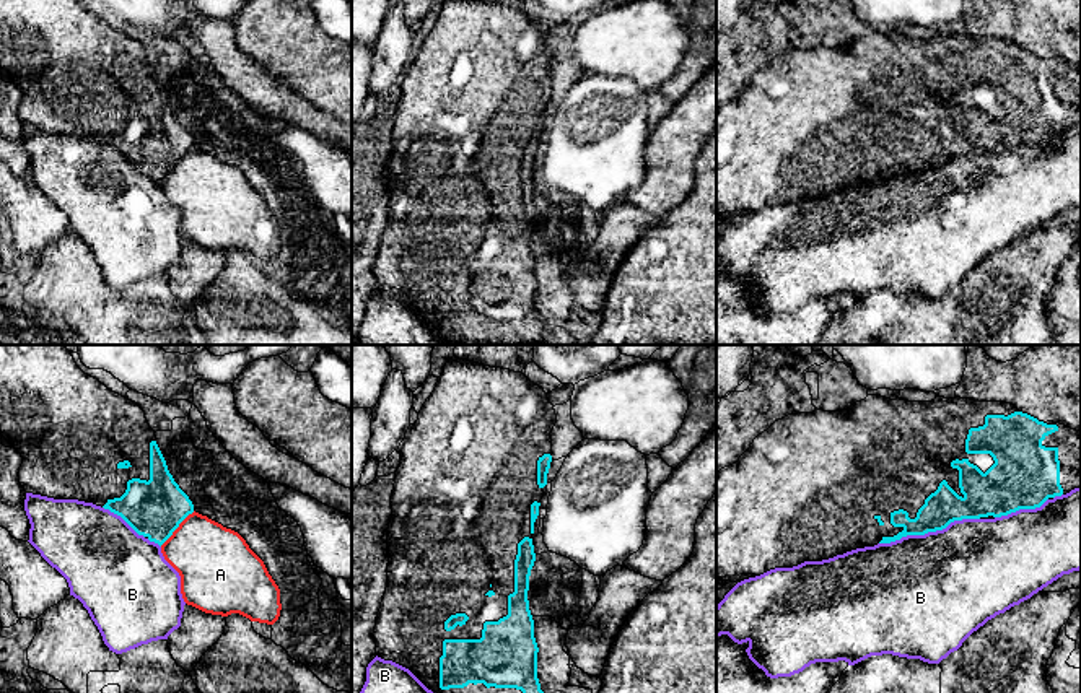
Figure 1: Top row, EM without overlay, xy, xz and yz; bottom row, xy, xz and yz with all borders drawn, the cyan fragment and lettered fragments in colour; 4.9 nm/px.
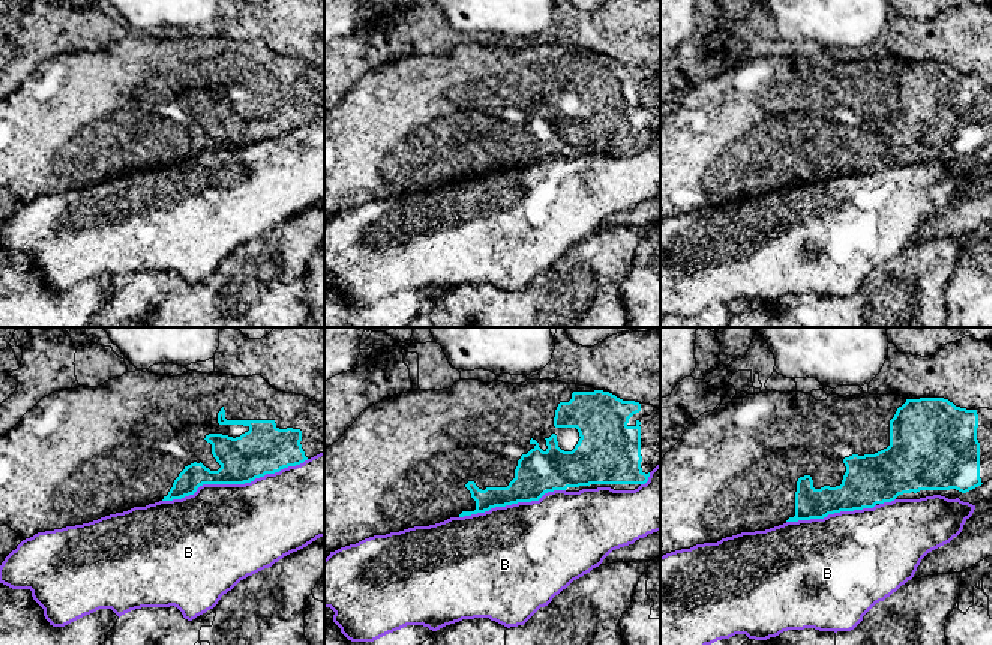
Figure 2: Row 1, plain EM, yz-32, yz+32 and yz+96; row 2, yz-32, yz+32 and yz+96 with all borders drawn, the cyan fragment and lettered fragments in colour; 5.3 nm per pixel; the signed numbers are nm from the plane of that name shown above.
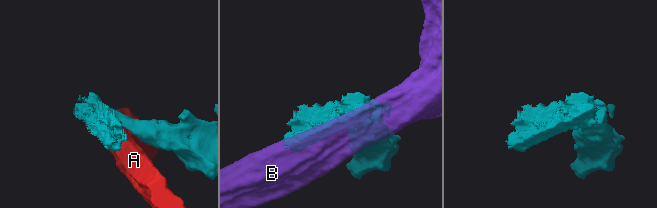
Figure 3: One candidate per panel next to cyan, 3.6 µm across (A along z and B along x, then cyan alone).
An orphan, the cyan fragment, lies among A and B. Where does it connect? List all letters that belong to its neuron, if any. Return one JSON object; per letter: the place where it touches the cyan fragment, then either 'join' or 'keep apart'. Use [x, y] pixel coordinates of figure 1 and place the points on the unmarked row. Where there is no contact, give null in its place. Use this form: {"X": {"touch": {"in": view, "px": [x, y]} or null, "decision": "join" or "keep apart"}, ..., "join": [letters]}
{"A": {"touch": {"in": "xy", "px": [178, 161]}, "decision": "keep apart"}, "B": {"touch": {"in": "yz", "px": [928, 166]}, "decision": "keep apart"}, "join": []}

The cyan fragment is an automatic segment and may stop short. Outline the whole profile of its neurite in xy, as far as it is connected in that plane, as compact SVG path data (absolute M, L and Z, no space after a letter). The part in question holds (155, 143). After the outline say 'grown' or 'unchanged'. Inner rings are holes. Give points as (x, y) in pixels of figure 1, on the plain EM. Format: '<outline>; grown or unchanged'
M0 0L0 70L23 93L18 112L26 129L78 135L109 145L138 171L160 182L194 148L192 137L168 106L145 47L85 10L77 0Z; grown

